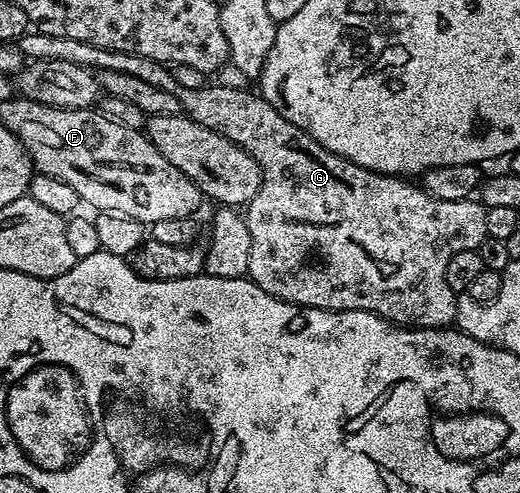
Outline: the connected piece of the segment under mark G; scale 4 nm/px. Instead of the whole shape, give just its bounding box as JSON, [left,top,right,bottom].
[19,33,487,329]

